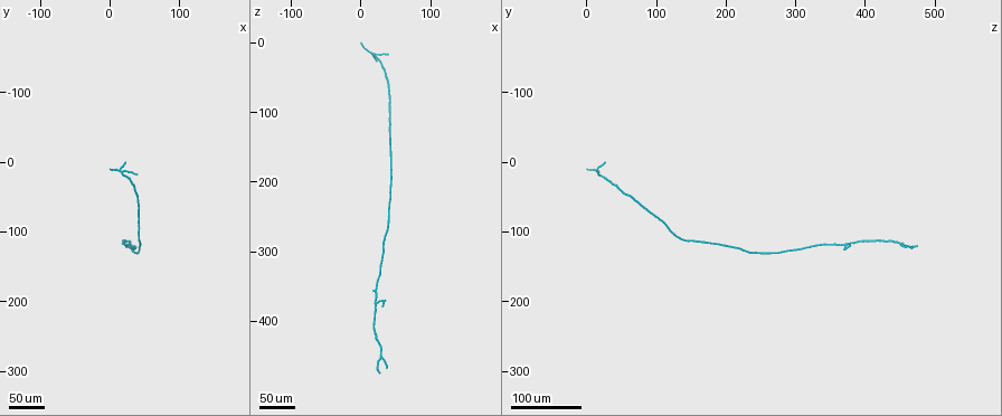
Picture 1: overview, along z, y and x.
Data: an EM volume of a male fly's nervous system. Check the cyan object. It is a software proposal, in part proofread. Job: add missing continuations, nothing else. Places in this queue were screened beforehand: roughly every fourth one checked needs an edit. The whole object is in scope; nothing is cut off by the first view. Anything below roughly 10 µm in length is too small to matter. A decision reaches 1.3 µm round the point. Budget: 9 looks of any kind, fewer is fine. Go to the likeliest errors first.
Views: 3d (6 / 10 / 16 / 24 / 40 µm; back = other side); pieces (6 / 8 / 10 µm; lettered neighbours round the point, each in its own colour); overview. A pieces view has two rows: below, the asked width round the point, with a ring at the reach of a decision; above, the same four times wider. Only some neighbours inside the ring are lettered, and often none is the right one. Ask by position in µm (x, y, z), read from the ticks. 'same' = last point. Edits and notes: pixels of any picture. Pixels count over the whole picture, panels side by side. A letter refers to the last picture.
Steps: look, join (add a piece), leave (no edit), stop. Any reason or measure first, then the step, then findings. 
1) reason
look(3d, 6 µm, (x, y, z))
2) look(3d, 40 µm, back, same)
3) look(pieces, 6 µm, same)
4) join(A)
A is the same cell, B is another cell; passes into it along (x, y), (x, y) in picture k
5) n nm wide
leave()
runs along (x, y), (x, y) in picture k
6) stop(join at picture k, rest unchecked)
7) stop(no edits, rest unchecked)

free end
look(3d, 24 µm, (0, 5, 0))

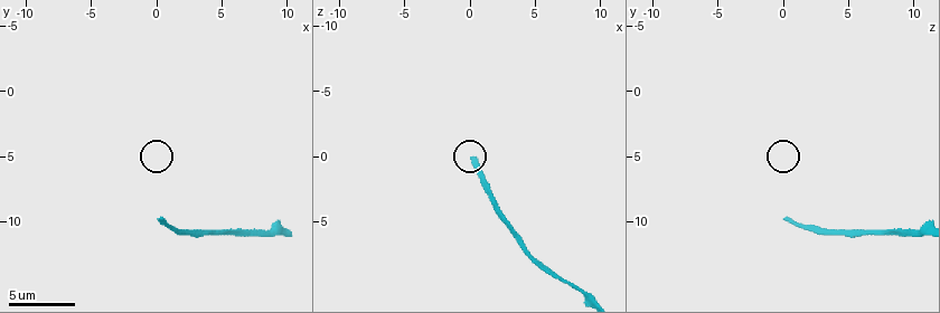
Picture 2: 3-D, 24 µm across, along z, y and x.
look(pieces, 6 µm, (0.2, 9.8, 0.4))

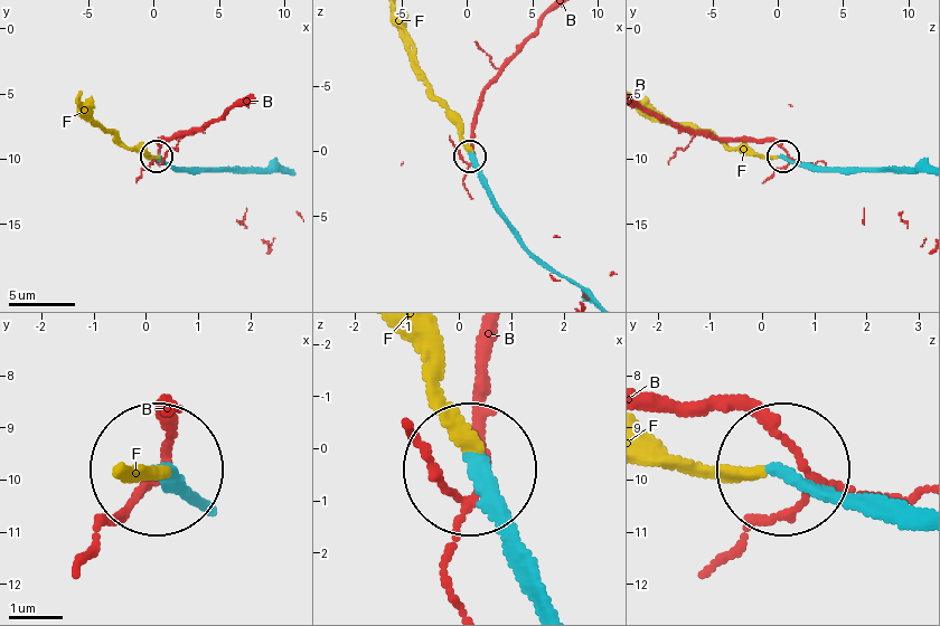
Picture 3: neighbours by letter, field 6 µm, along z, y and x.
join(F)
F is the same cell, B is another cell; passes into it along (889, 512), (764, 472), (648, 458) in picture 3; it goes on there

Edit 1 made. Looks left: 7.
look(3d, 40 µm, (25, 125, 470))

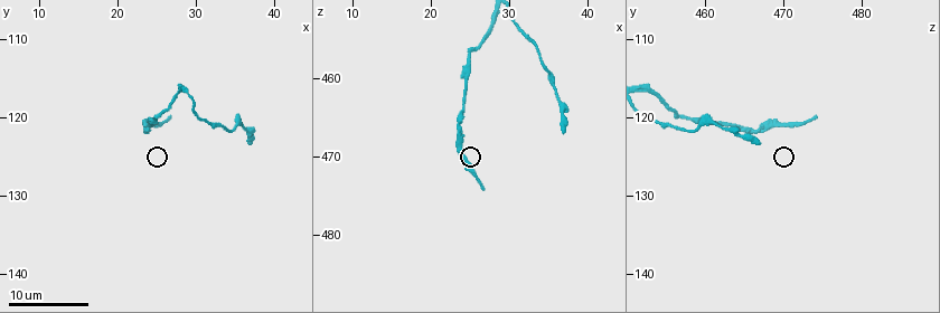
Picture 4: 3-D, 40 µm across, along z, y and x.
look(pieces, 8 µm, (26.5, 120.0, 474.0))

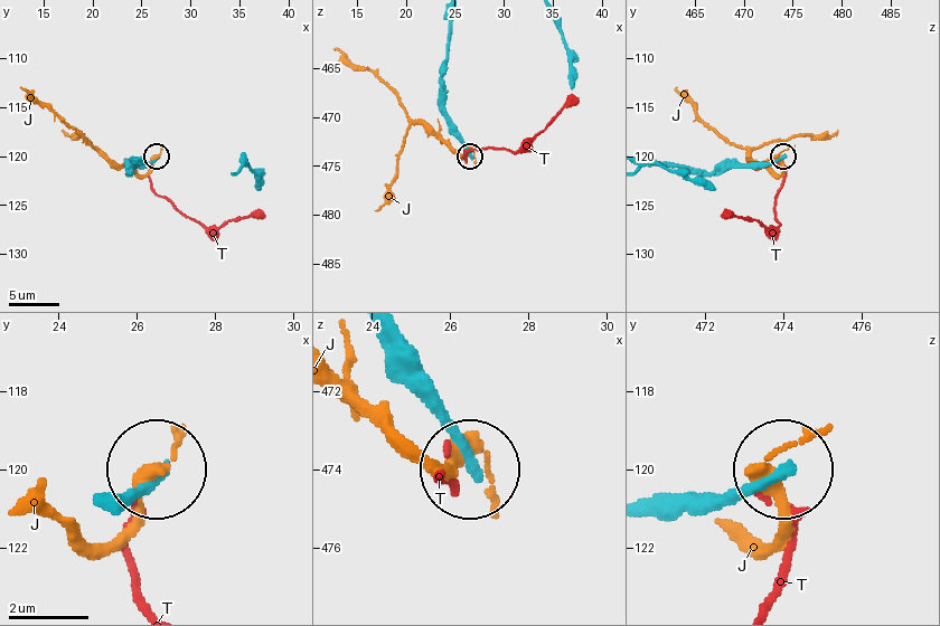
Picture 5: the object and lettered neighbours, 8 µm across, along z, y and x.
leave()
J and T are other cells; runs along (682, 506), (752, 490), (779, 470) in picture 5; none of them fits

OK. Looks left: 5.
end of a long branch
look(3d, 24 µm, (35, 15, 20))

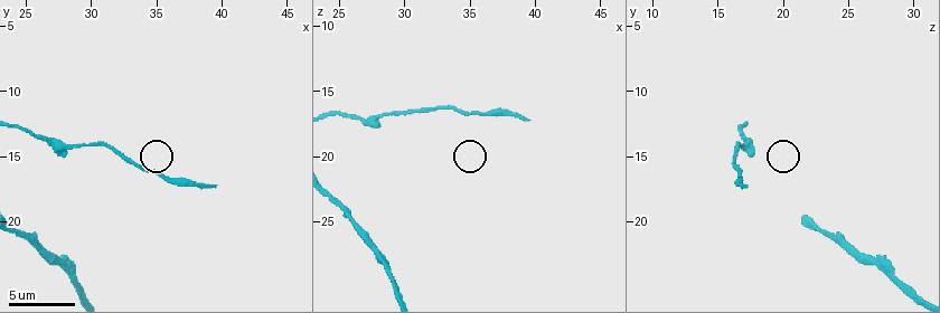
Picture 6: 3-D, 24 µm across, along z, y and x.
what lies round it
look(pieces, 8 µm, (39.6, 17.2, 17.2))

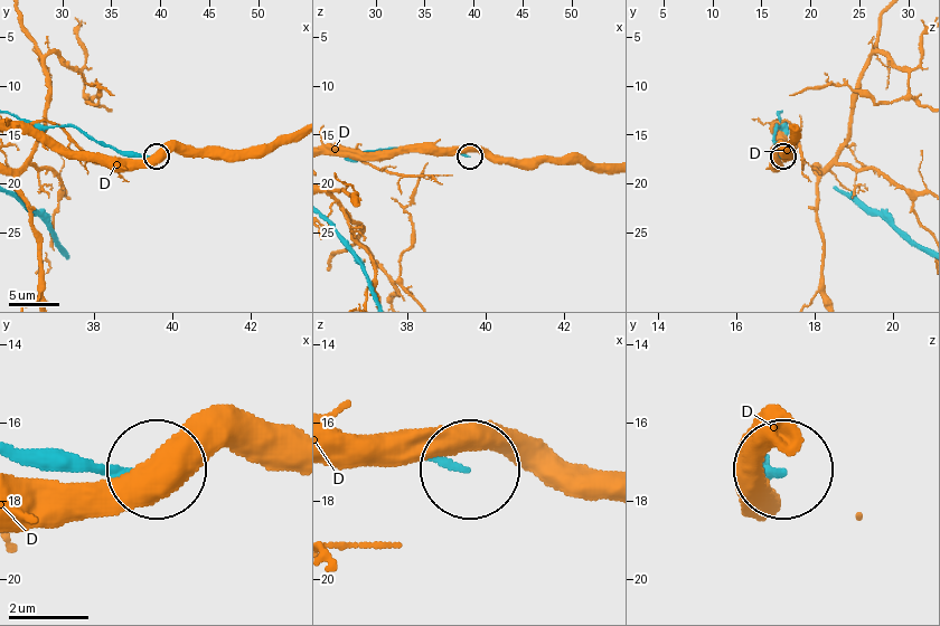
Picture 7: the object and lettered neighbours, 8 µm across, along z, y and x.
160 nm wide
leave()
D is another cell; no lettered piece goes on from it

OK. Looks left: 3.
end of a long branch
look(pieces, 6 µm, (37.0, 123.5, 467.0))

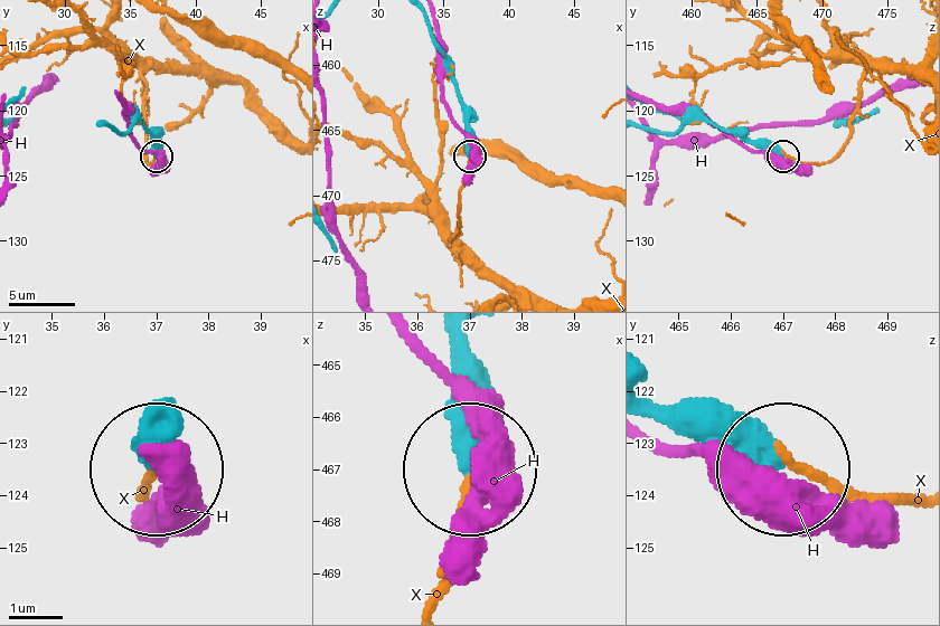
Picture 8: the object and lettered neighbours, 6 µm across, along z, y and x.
370 nm wide
leave()
H and X are other cells; no lettered piece goes on from it

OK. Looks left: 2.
stop(join at picture 3, rest unchecked)

